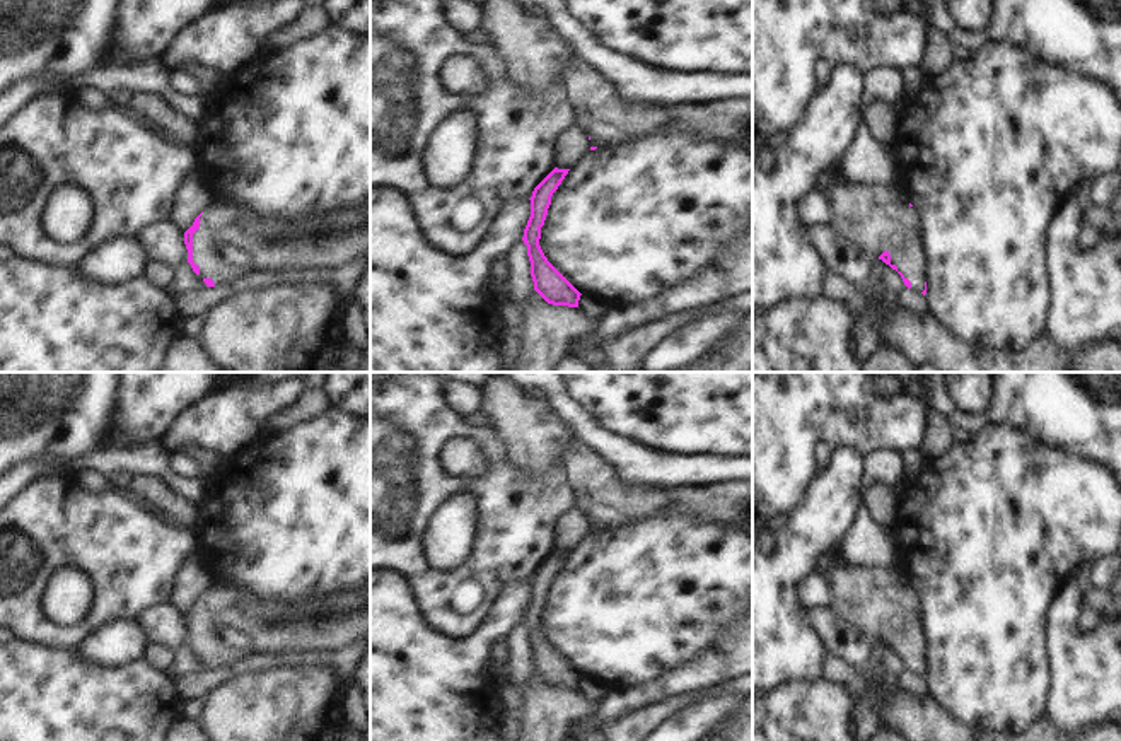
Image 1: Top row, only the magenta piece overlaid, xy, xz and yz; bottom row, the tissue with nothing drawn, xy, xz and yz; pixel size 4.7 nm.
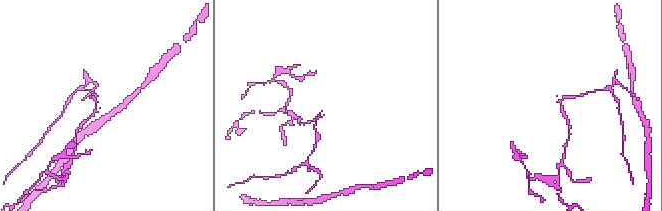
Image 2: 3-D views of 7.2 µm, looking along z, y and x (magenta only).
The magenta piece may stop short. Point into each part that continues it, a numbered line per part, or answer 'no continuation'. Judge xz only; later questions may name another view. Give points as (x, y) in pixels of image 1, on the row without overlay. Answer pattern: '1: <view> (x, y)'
1: xz (599, 494).

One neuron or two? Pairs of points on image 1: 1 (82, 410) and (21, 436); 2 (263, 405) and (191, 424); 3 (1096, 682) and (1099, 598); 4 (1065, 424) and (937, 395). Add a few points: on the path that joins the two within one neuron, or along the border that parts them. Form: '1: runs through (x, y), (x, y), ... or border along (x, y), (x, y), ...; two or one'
1: runs through (67, 410), (63, 414), (43, 414), (36, 420); one
2: runs through (246, 405), (224, 422), (209, 424); one
3: border along (1082, 581), (1082, 600), (1086, 603); two
4: runs through (1033, 414), (993, 414), (983, 419), (968, 419); one

